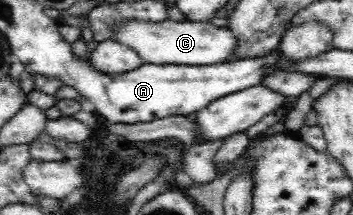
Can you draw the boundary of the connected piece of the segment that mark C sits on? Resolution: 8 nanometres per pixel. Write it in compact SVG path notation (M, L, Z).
M131 20L121 28L115 27L111 40L133 48L147 64L179 64L187 66L214 65L231 60L239 37L231 28L216 27L210 20L205 22L175 22L162 20L161 23L147 23Z

